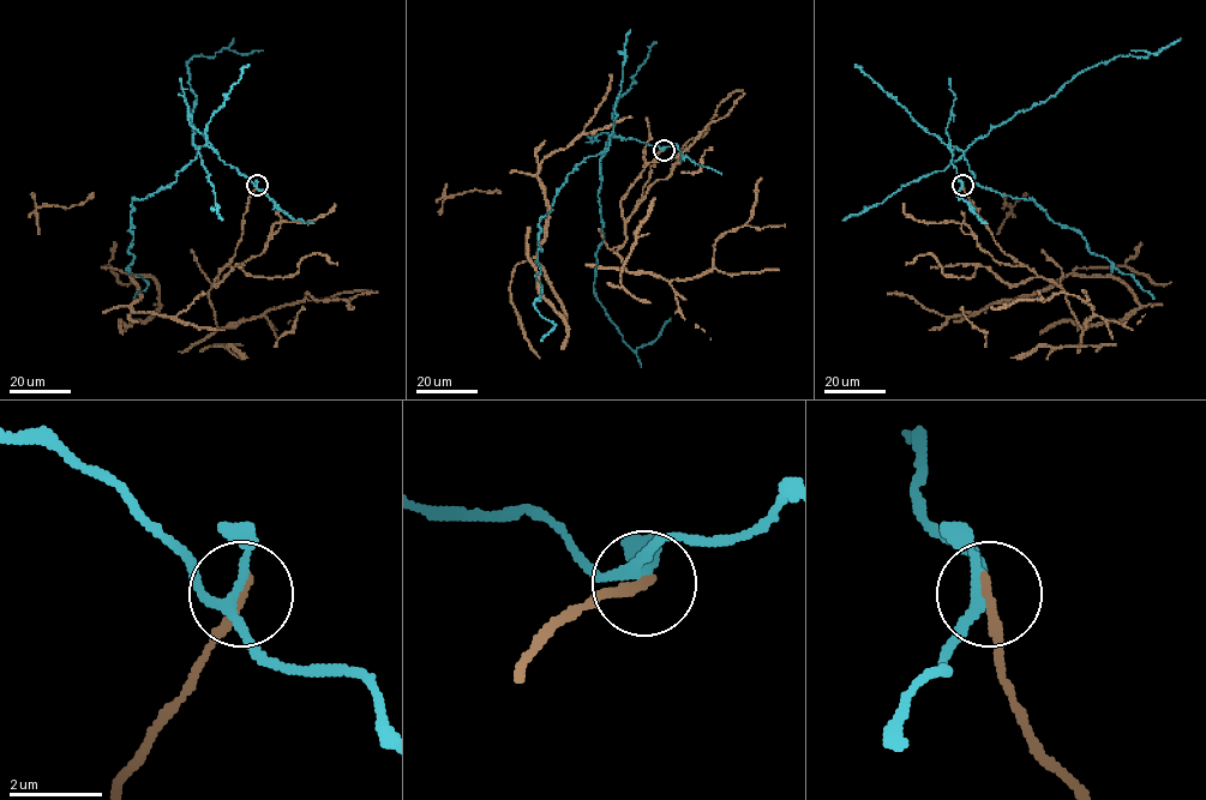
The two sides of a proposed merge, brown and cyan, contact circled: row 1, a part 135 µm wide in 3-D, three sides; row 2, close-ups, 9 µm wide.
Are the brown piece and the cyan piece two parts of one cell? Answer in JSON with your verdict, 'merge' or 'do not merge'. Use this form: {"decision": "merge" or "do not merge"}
{"decision": "do not merge"}

